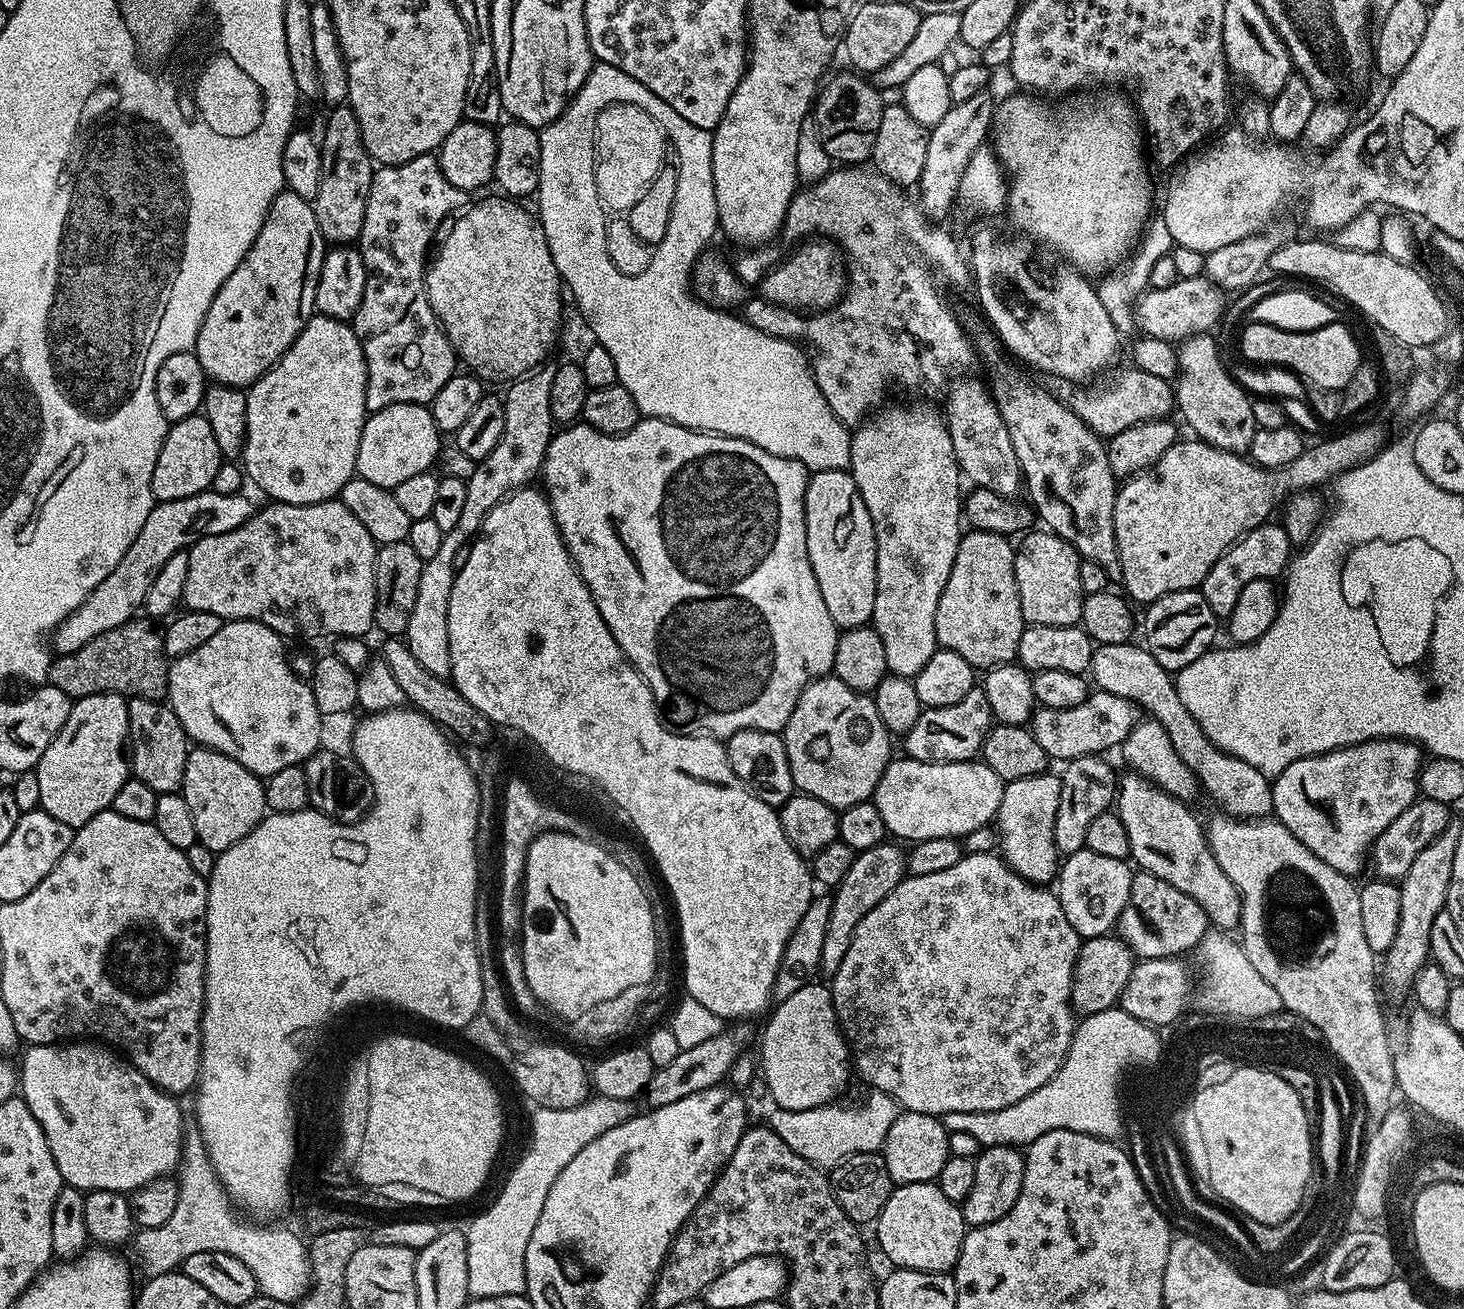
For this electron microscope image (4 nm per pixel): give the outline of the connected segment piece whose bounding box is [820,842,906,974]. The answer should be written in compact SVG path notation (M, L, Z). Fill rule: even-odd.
M885 842L865 852L857 852L854 866L850 866L846 878L842 878L840 885L831 893L832 913L828 916L826 942L822 946L820 959L820 967L825 973L828 971L828 974L835 974L838 966L842 966L842 958L846 958L846 950L850 950L858 922L862 922L862 918L870 914L870 910L874 910L874 906L878 906L878 902L882 902L882 898L894 890L894 886L903 882L906 875L906 852L899 847L903 848L899 843Z

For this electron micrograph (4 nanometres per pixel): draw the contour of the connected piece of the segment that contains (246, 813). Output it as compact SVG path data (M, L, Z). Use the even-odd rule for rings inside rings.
M193 747L186 758L182 794L194 818L198 843L219 854L234 846L234 842L242 842L266 815L264 786L265 781L246 770L242 762L234 762L234 758L226 758L226 754L213 748Z

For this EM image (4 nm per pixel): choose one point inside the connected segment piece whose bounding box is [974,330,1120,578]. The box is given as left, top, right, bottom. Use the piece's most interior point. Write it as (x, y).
(1065, 466)

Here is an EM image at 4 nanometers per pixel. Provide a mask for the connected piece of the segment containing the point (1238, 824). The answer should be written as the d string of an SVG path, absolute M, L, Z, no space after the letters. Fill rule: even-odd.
M1219 815L1214 817L1209 824L1206 824L1208 845L1218 862L1218 866L1222 866L1226 878L1230 878L1230 882L1234 882L1234 886L1242 898L1238 940L1244 949L1246 958L1250 958L1250 966L1254 966L1254 970L1258 970L1258 974L1262 974L1262 978L1266 982L1270 982L1270 986L1274 986L1274 990L1279 996L1285 996L1290 1005L1290 1010L1303 1013L1306 1022L1317 1027L1323 1036L1323 1043L1327 1050L1329 1048L1344 1063L1343 1071L1347 1073L1351 1083L1355 1085L1356 1091L1359 1092L1359 1099L1362 1101L1363 1107L1365 1109L1368 1107L1373 1112L1373 1117L1385 1116L1389 1108L1393 1107L1392 1095L1396 1096L1398 1092L1393 1060L1394 1048L1388 1045L1388 1028L1384 1025L1383 1014L1380 1013L1380 996L1376 993L1378 956L1377 953L1370 950L1370 946L1366 942L1366 934L1362 930L1362 913L1358 902L1359 887L1349 877L1343 876L1338 870L1334 870L1334 866L1326 866L1326 862L1322 862L1322 858L1318 858L1310 850L1306 850L1306 846L1302 846L1302 842L1298 842L1298 838L1294 838L1294 834L1290 834L1290 830L1286 830L1286 826L1282 826L1279 820L1275 818L1241 820L1238 816Z

